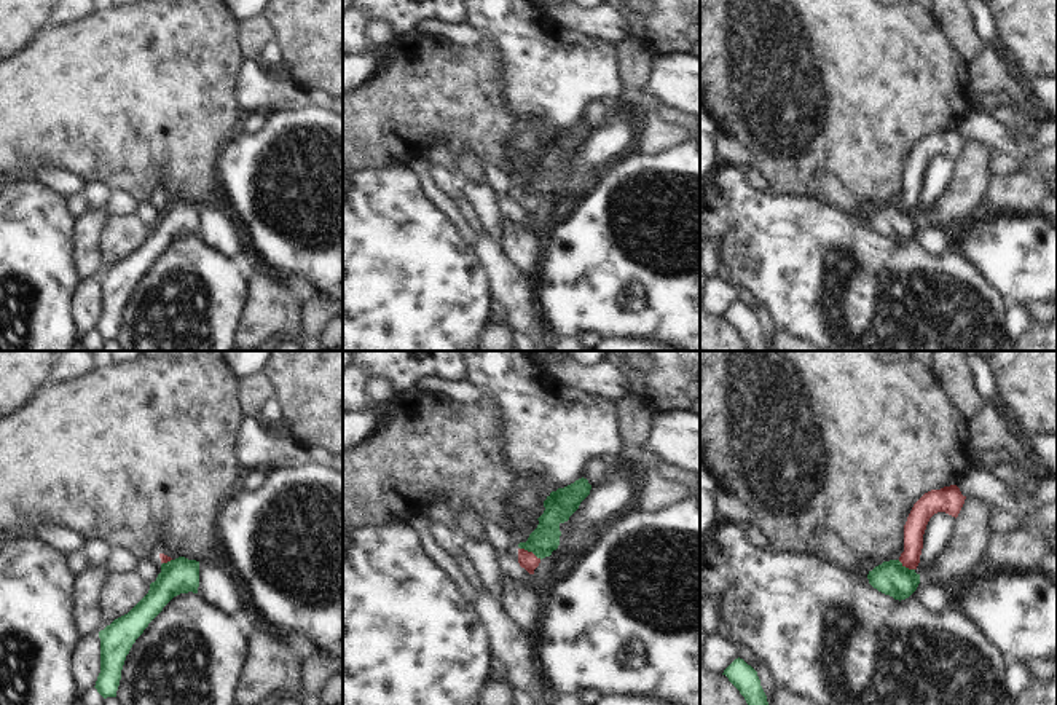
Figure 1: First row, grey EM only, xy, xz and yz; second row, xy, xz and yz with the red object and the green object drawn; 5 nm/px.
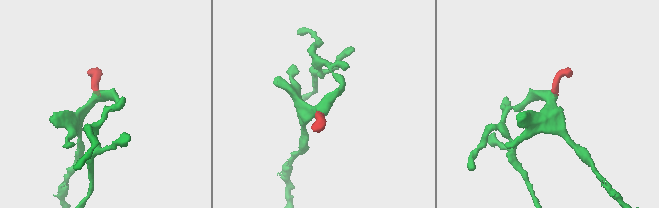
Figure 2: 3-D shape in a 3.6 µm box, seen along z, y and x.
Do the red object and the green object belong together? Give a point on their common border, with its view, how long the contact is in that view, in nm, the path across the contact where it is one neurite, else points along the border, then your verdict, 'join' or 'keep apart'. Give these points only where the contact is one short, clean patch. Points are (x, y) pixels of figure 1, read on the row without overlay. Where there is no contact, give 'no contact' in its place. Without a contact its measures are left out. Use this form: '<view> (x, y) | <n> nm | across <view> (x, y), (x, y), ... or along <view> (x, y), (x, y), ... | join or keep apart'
xz (531, 195) | 130 nm | across xz (528, 203), (531, 195), (544, 182) | join

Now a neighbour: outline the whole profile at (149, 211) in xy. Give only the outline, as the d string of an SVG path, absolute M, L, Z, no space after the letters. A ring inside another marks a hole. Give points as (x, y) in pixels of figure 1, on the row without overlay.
M159 198L156 199L148 199L148 201L140 201L136 209L137 219L145 225L151 226L156 223L158 217L161 215L161 201Z

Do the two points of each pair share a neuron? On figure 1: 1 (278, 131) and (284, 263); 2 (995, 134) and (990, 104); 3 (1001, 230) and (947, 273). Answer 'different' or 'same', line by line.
1: same
2: different
3: different

